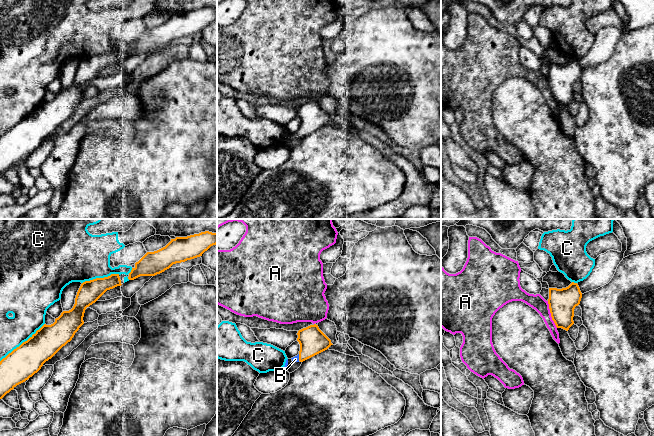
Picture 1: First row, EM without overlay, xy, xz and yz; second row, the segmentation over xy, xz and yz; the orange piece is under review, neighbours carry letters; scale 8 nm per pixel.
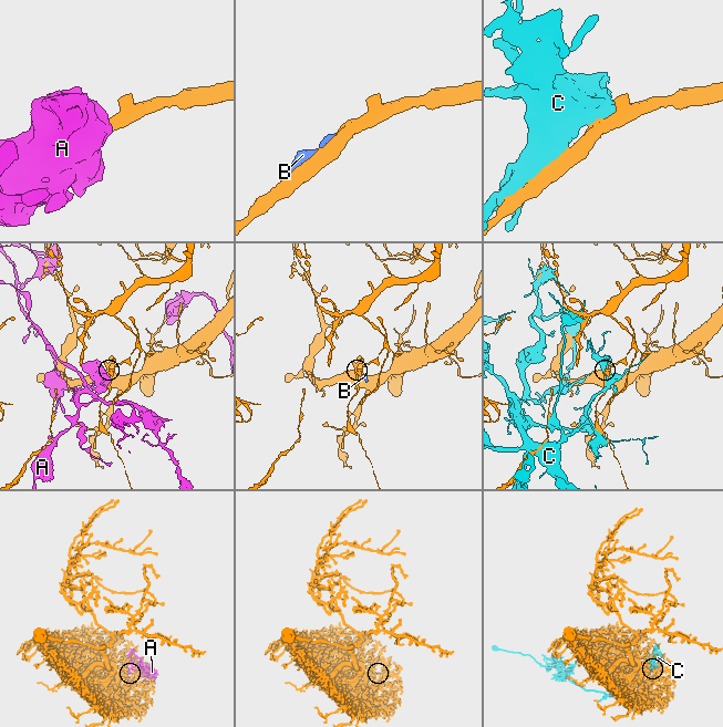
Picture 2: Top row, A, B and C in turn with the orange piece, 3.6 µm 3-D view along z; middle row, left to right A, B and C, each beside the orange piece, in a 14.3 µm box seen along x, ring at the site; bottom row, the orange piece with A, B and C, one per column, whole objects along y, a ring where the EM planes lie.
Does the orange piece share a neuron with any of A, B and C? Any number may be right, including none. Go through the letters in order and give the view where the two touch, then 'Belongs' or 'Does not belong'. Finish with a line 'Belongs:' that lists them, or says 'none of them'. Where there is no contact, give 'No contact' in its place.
A: Touches orange in yz. Does not belong
B: Touches orange in xz. Belongs
C: Touches orange in xy. Does not belong
Belongs: B

